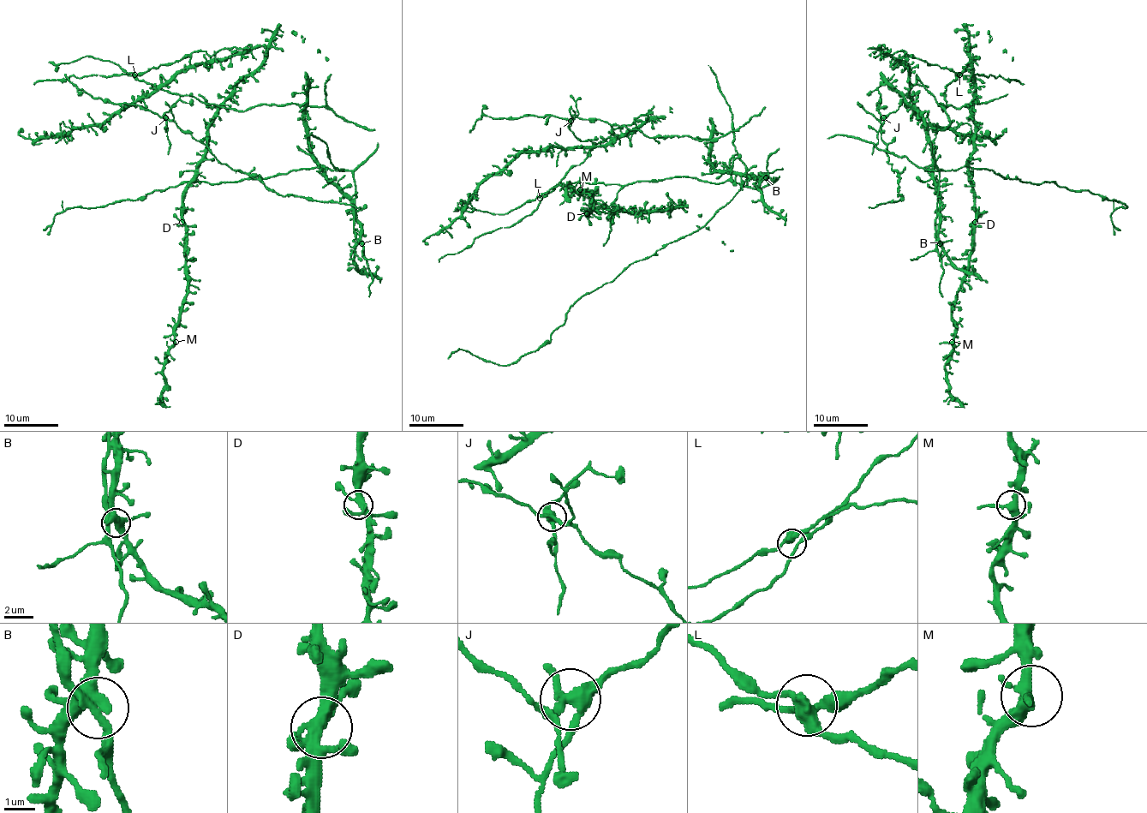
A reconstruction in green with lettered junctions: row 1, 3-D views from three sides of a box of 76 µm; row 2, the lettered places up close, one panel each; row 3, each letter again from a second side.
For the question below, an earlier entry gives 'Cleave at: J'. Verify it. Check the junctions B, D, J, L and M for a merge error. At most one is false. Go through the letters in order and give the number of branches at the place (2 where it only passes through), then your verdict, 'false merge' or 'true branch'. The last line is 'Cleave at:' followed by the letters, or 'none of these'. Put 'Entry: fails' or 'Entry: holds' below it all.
B: branches 4; true branch
D: branches 4; true branch
J: branches 4; false merge
L: branches 4; true branch
M: branches 4; true branch
Cleave at: J
Entry: holds

